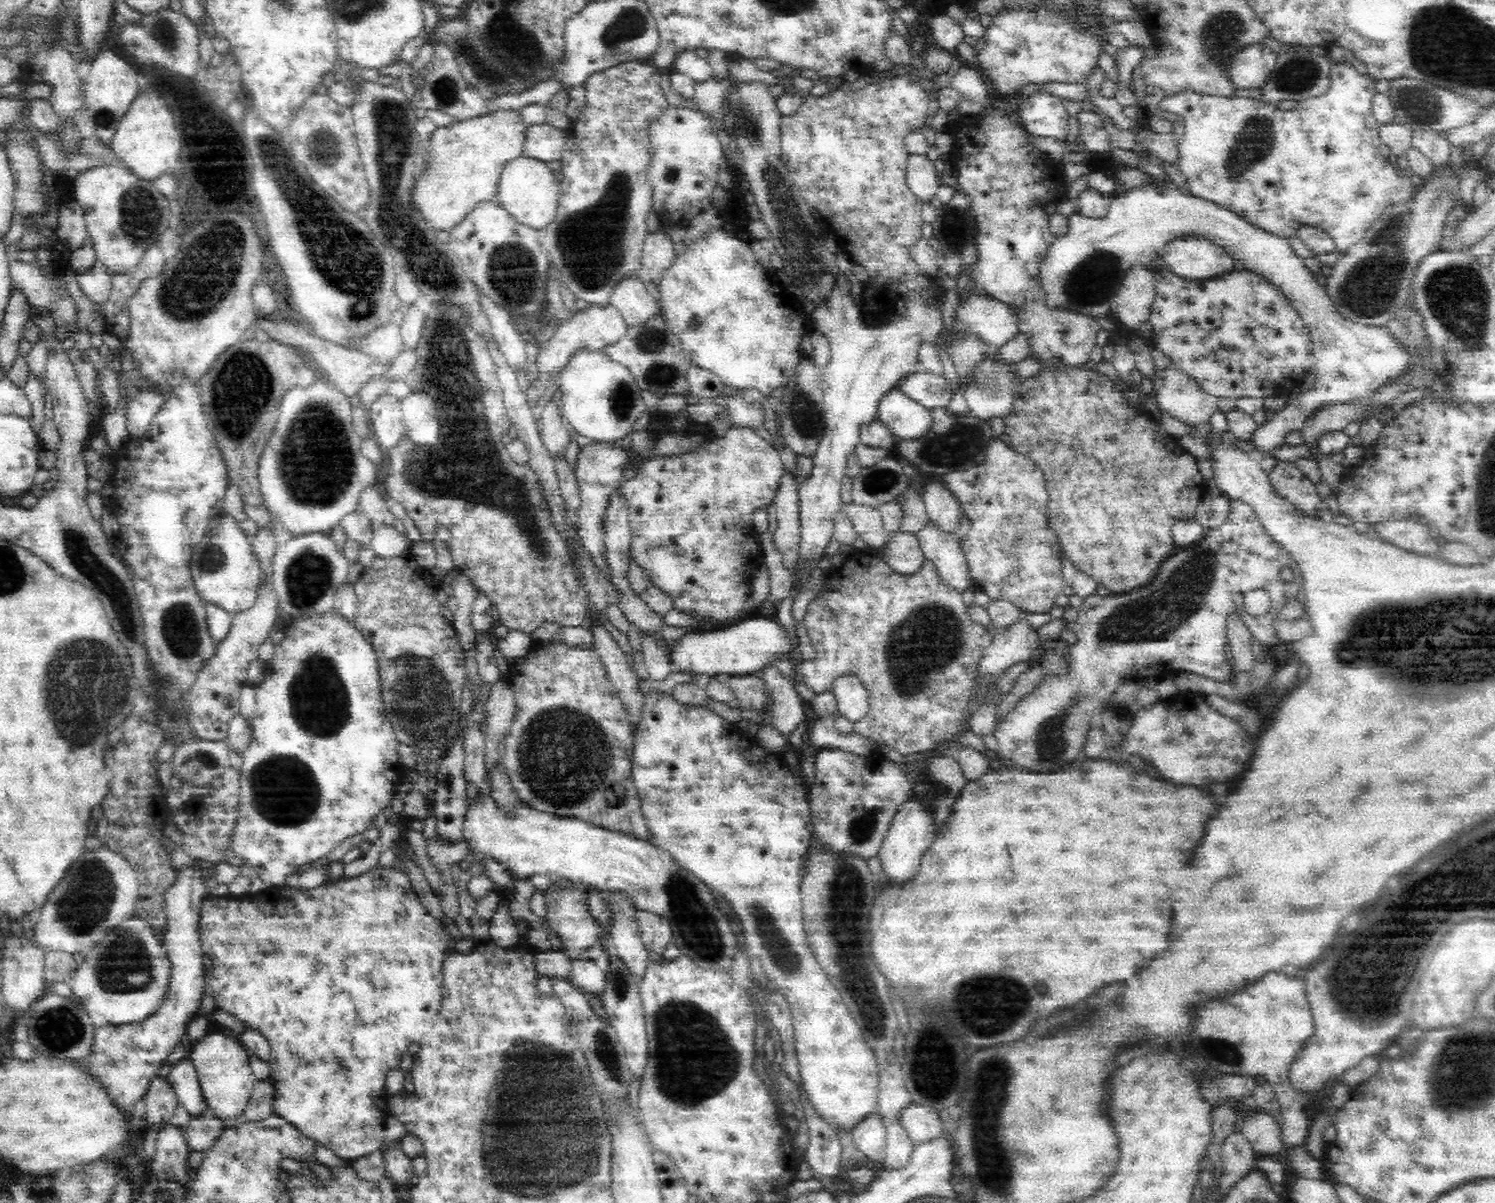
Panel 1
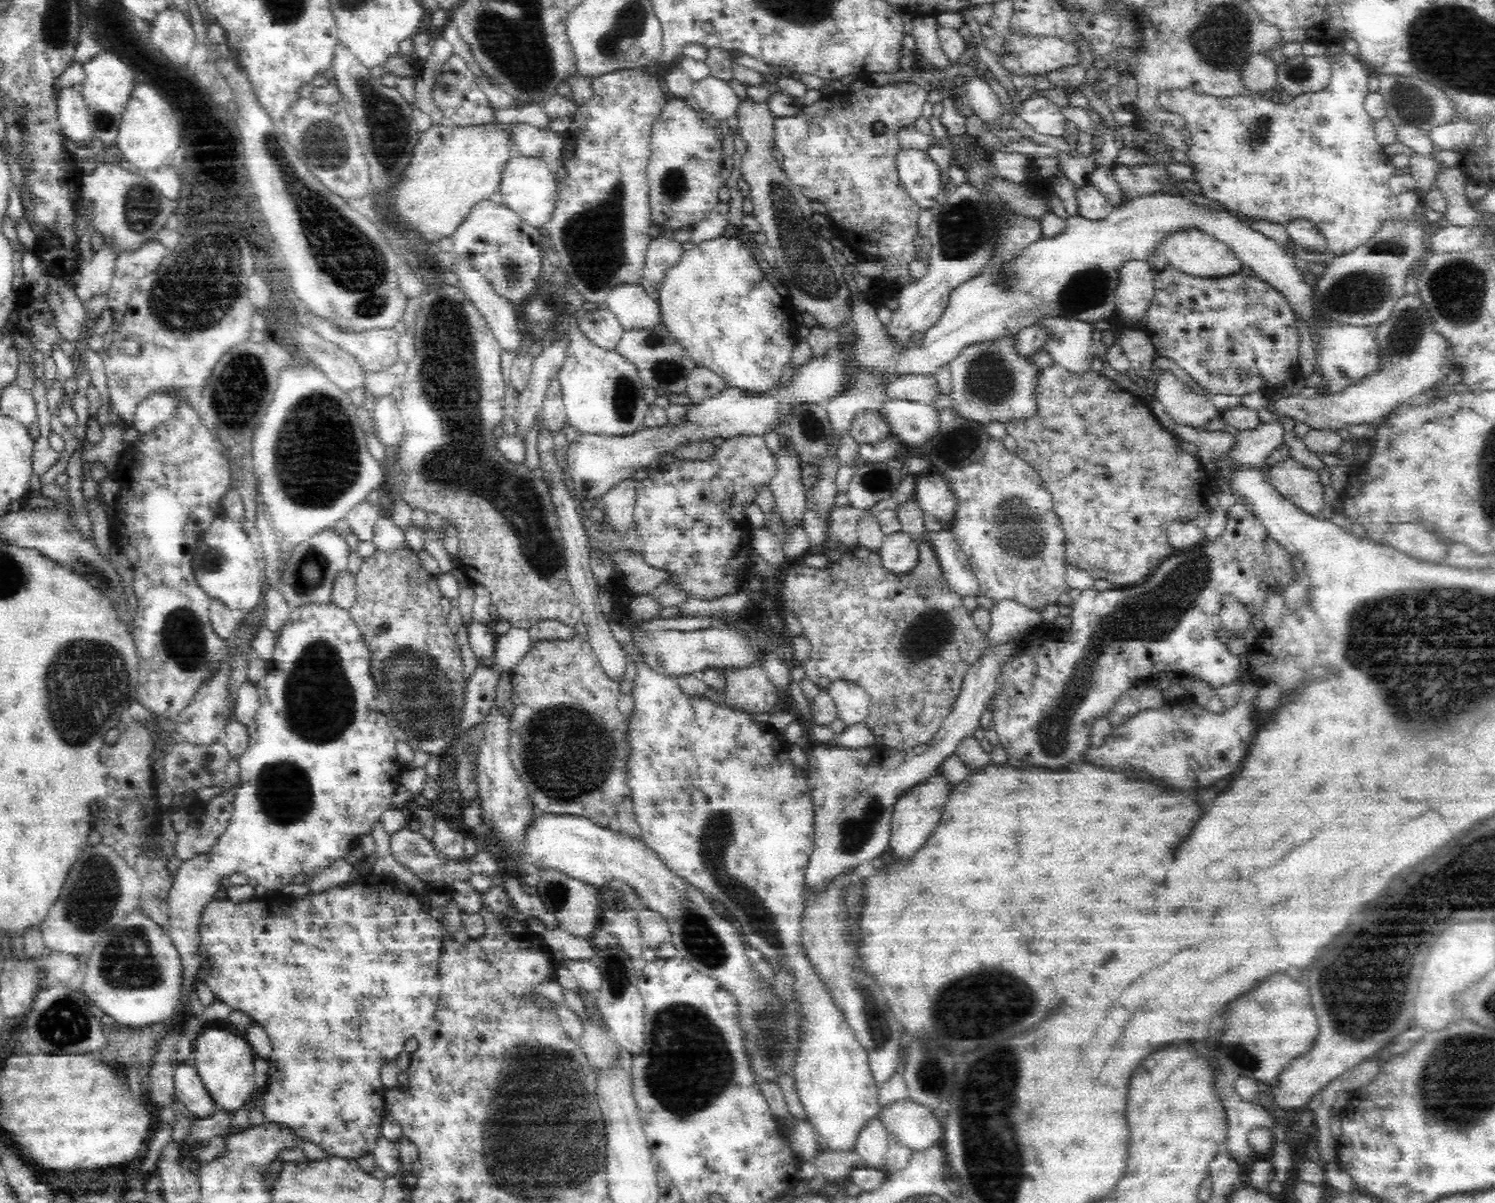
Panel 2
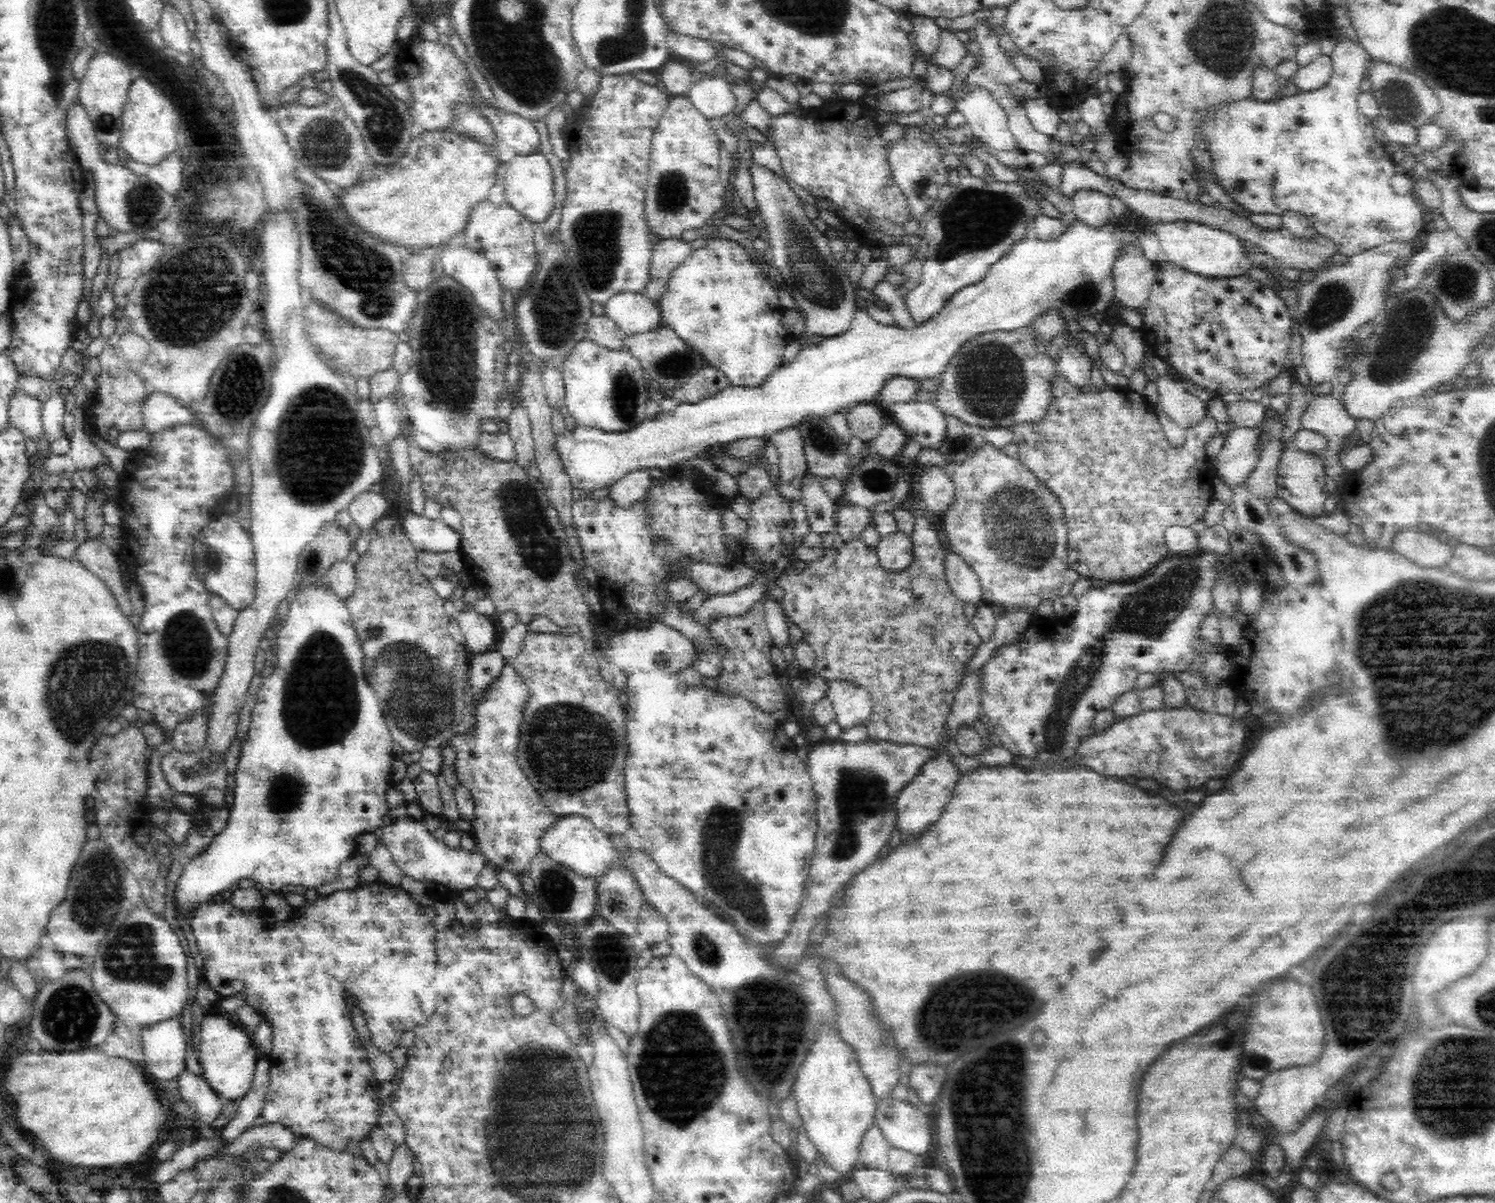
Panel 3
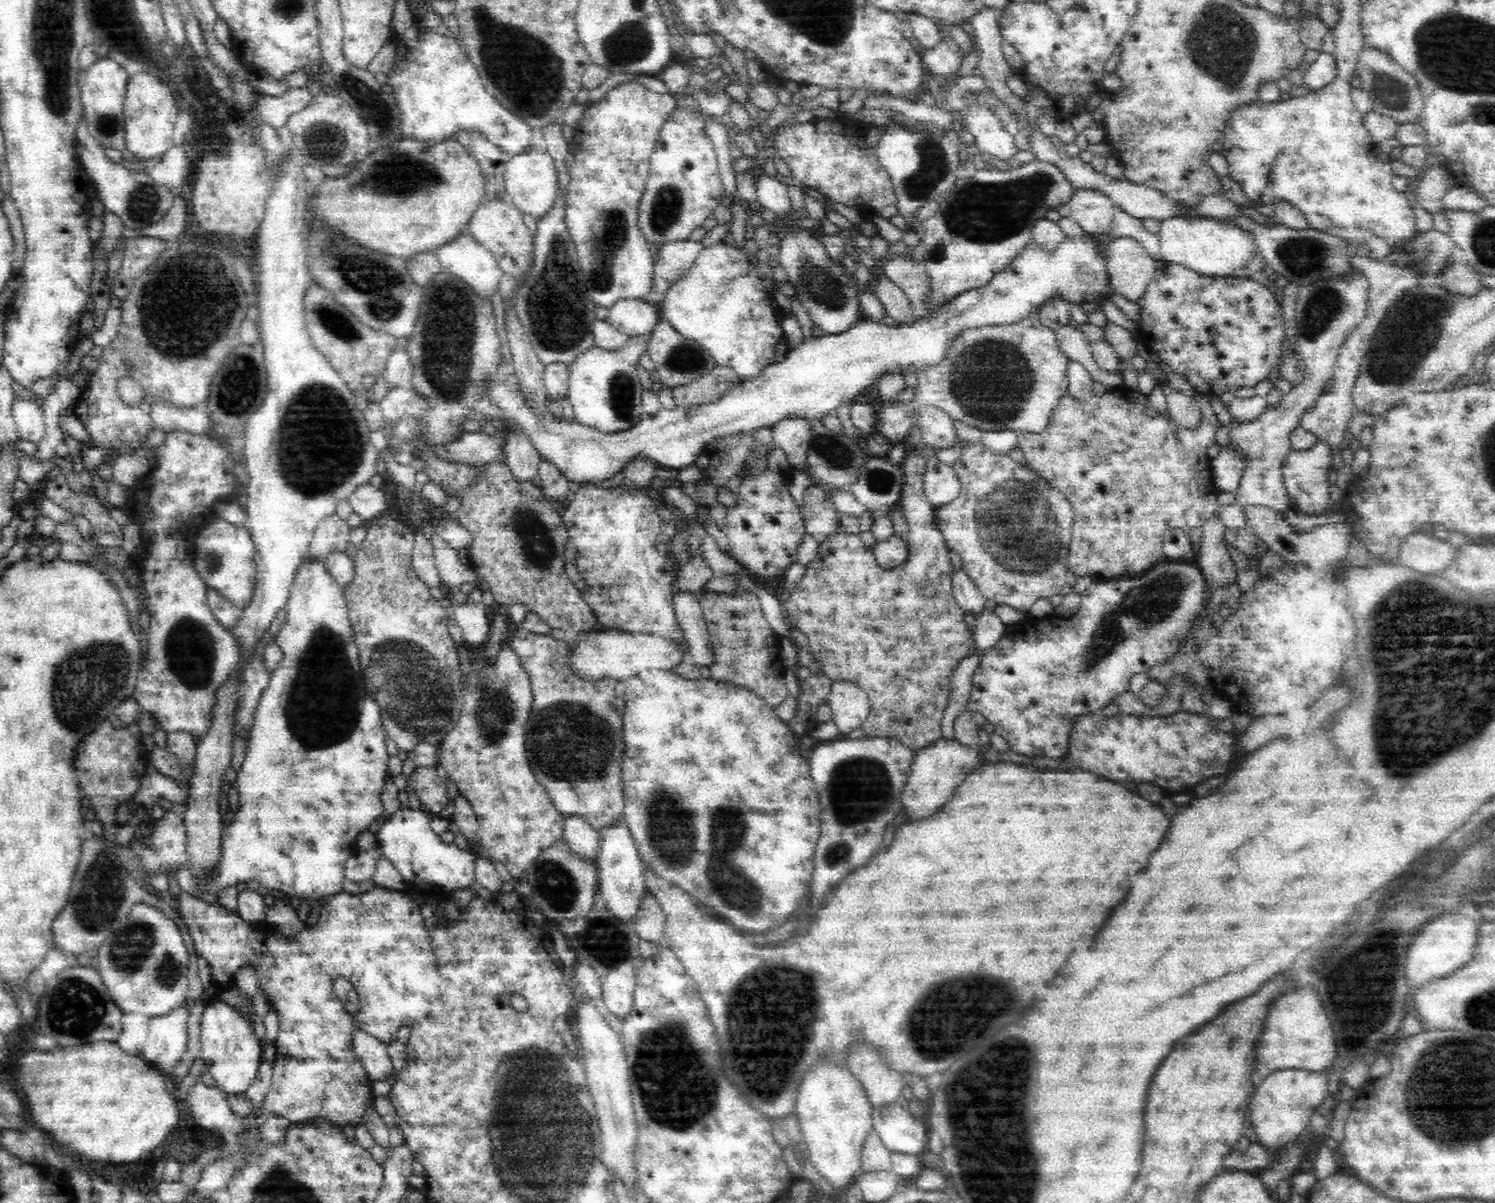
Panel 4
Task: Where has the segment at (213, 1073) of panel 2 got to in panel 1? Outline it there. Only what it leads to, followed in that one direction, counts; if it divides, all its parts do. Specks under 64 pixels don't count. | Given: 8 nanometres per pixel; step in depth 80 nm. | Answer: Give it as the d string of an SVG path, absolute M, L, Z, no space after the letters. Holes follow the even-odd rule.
M211 1033L192 1044L188 1054L194 1066L200 1093L204 1099L204 1110L200 1113L204 1117L214 1117L226 1124L242 1119L246 1105L250 1100L256 1078L246 1062L246 1054L240 1042L222 1033Z

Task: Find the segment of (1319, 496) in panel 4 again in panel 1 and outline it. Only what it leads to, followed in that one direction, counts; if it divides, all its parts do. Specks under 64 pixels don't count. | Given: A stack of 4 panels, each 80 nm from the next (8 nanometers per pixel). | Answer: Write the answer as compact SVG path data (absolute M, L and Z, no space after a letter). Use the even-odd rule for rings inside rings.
M1276 462L1269 474L1274 491L1294 505L1302 516L1319 517L1321 500L1317 490L1295 462Z

